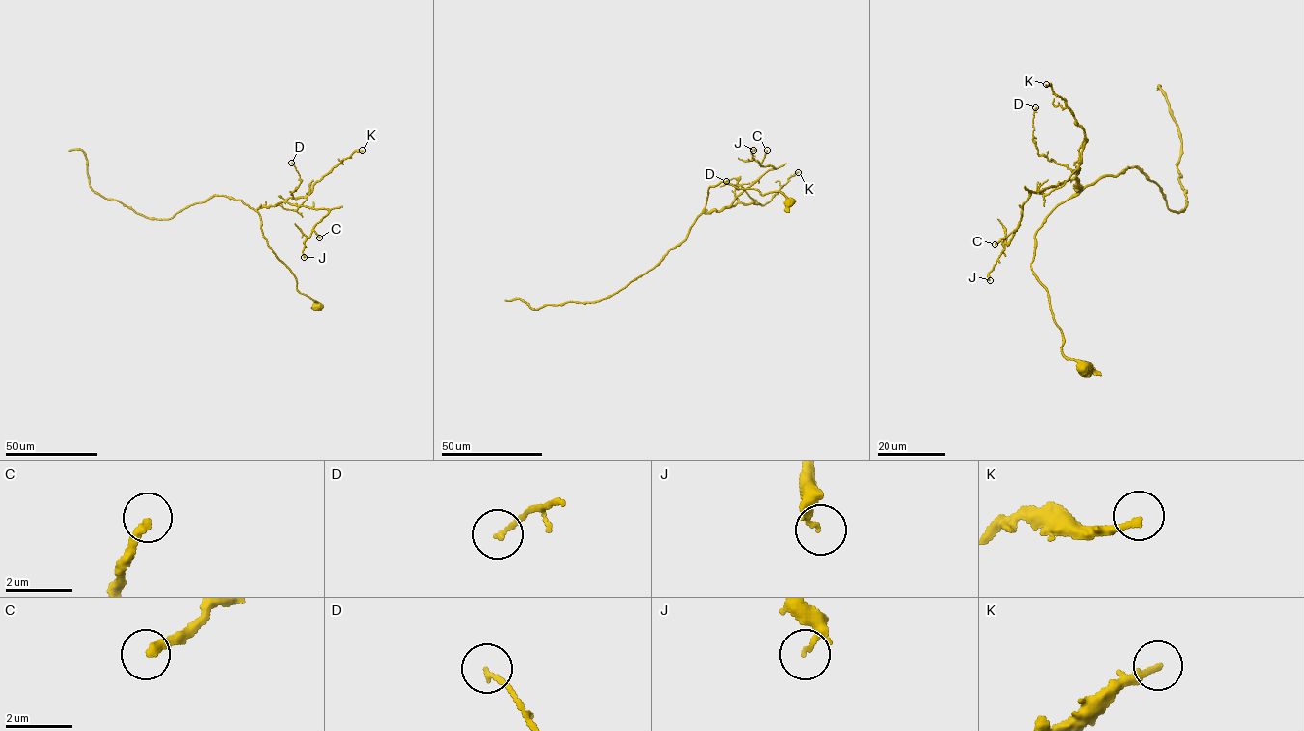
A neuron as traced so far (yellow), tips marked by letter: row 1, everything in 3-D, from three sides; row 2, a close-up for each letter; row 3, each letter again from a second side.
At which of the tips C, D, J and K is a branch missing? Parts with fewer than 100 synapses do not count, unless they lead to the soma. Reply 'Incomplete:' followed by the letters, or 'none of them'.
Incomplete: none of them

